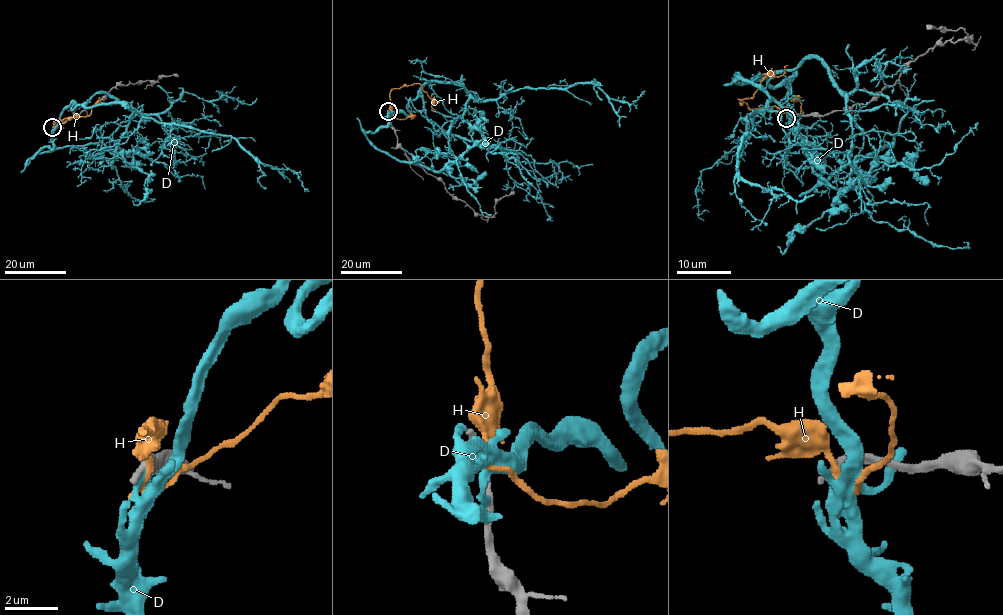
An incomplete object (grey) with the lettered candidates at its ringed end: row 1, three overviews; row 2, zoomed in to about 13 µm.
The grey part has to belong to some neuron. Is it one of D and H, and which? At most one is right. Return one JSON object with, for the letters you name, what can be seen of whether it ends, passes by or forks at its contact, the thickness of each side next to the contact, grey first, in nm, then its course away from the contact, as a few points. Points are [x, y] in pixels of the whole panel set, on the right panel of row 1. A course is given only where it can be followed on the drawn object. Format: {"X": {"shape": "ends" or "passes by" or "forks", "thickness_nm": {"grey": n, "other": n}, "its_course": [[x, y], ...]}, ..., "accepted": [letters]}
{"accepted": []}

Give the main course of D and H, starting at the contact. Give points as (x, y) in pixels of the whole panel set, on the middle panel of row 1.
D: (389, 113), (411, 115), (428, 82), (458, 83), (481, 100), (592, 83), (629, 104), (645, 90)
H: (390, 112), (390, 92), (394, 88), (419, 83), (431, 99), (431, 107), (435, 111)

